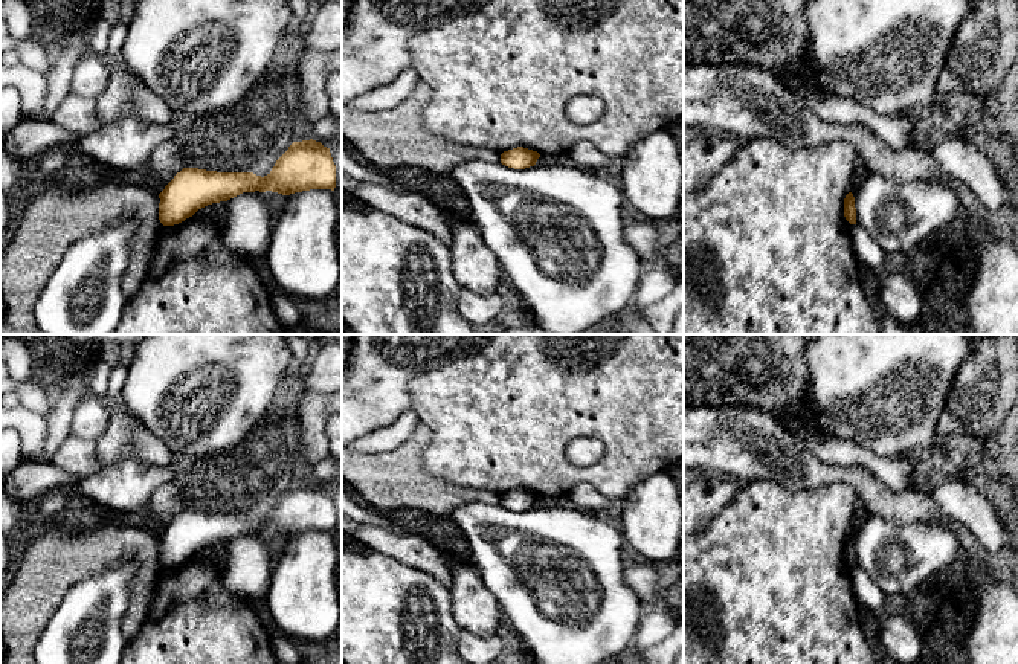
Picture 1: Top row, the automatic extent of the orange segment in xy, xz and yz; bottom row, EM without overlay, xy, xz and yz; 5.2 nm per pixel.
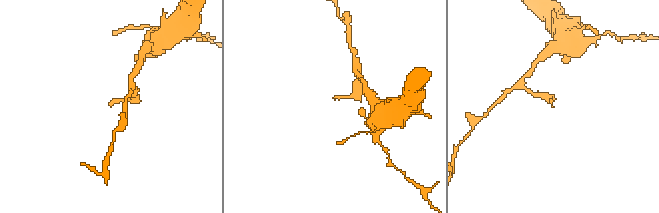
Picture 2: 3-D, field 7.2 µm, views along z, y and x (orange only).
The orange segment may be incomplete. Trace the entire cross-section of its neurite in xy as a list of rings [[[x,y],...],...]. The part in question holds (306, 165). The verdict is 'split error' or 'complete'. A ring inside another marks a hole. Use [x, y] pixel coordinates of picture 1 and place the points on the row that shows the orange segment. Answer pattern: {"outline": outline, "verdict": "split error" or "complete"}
{"outline": [[[313,139],[293,142],[264,177],[183,168],[159,194],[159,220],[163,226],[174,226],[208,205],[227,201],[243,192],[272,191],[290,195],[334,188],[336,165],[330,148]]], "verdict": "complete"}

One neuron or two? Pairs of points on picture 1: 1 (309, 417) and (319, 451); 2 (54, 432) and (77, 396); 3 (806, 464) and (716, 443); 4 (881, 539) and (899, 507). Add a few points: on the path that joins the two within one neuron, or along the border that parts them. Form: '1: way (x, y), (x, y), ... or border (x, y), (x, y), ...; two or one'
1: way (312, 425), (315, 443); one
2: way (58, 423), (61, 411), (67, 405); one
3: way (783, 458), (769, 451), (739, 443); one
4: border (870, 513), (898, 522), (927, 524); two

